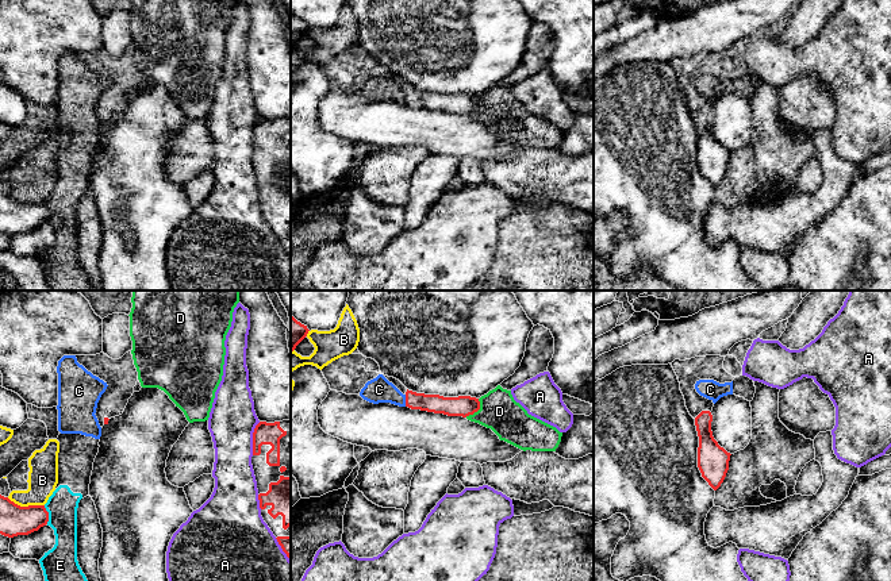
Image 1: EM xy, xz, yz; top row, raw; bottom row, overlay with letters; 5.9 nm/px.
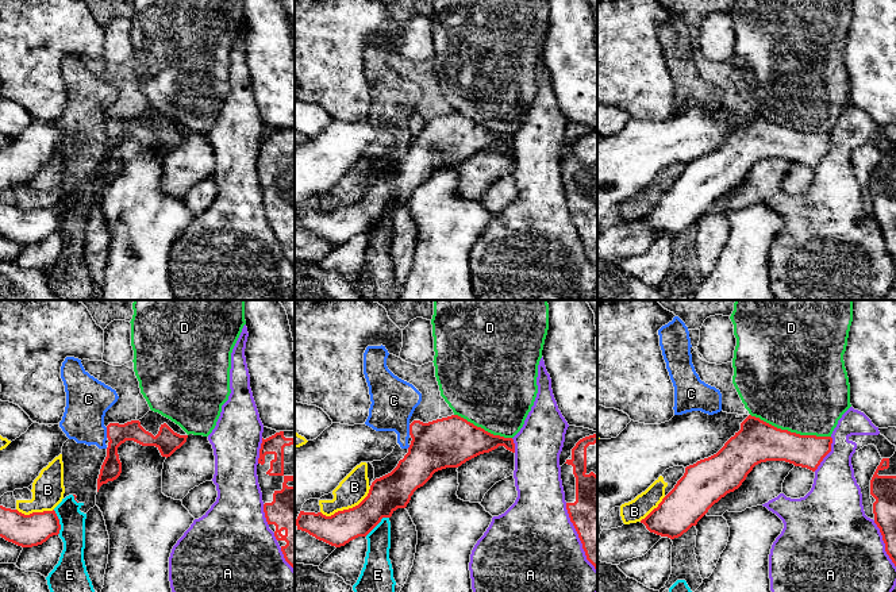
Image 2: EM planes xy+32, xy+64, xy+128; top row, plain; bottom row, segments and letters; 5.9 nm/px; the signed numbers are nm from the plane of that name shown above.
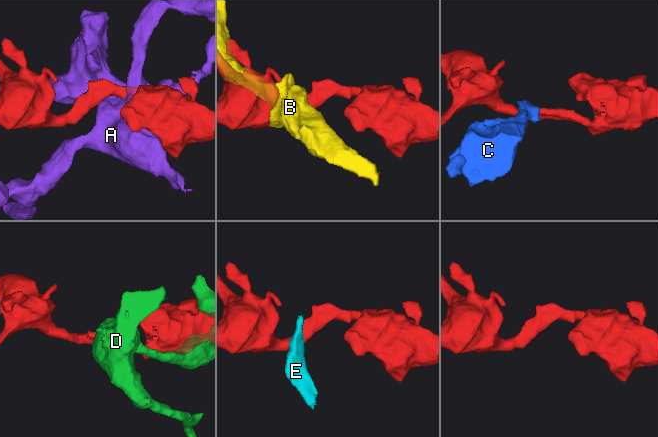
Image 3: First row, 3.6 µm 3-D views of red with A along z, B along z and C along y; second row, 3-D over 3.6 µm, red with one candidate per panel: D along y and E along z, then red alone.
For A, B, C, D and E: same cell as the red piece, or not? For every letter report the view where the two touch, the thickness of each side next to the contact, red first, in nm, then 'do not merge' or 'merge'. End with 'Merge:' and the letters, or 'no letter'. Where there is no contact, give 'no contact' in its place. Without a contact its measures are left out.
A: xy | 130/280 nm | do not merge
B: xy | 180/180 nm | do not merge
C: xz | 110/150 nm | do not merge
D: xz | 130/220 nm | do not merge
E: xy | 180/180 nm | do not merge
Merge: no letter

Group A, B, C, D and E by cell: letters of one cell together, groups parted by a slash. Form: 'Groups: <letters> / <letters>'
Groups: A / B / C E / D

